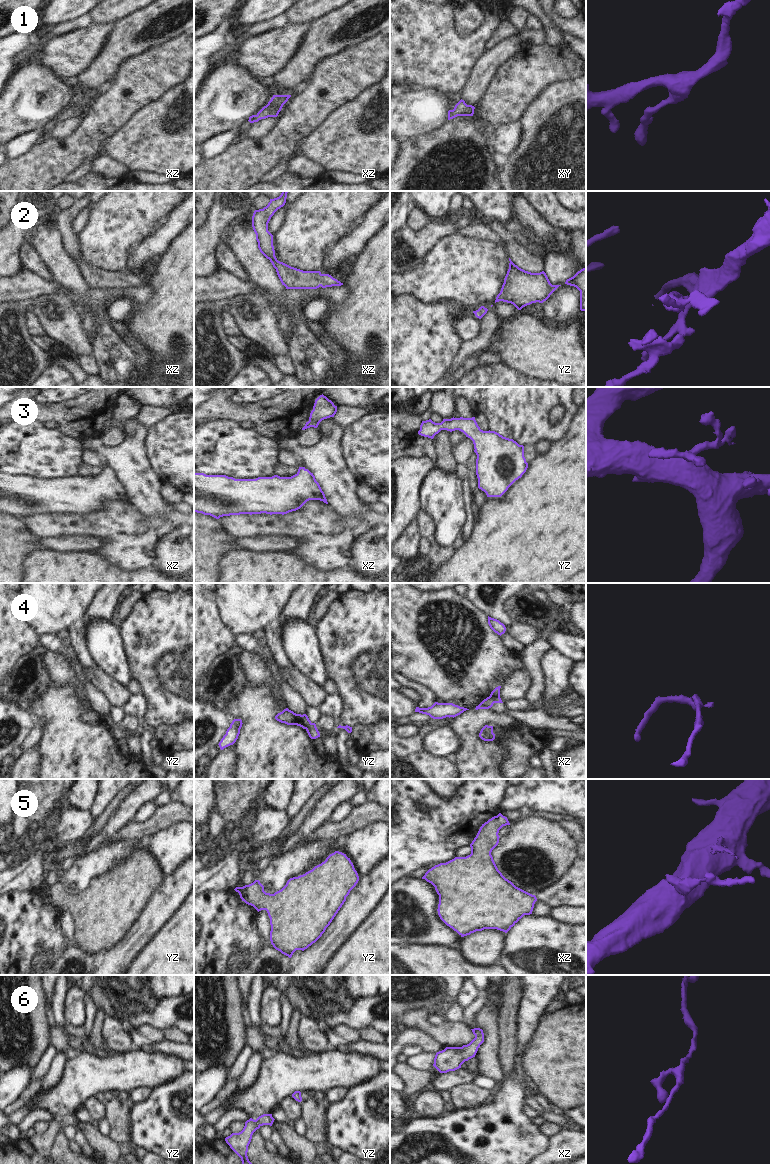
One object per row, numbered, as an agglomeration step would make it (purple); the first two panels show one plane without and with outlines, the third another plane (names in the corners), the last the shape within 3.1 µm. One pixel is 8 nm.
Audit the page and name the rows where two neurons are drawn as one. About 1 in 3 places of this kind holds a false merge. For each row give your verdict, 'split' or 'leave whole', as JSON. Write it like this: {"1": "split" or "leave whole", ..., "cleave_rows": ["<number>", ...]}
{"1": "leave whole", "2": "leave whole", "3": "leave whole", "4": "split", "5": "leave whole", "6": "leave whole", "cleave_rows": ["4"]}

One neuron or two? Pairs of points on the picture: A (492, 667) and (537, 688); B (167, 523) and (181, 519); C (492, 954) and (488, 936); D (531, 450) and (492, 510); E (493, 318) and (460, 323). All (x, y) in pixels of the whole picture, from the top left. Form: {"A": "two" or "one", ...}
{"A": "two", "B": "one", "C": "one", "D": "two", "E": "two"}

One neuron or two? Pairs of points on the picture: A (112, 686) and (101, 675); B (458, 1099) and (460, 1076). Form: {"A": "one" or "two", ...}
{"A": "one", "B": "two"}

